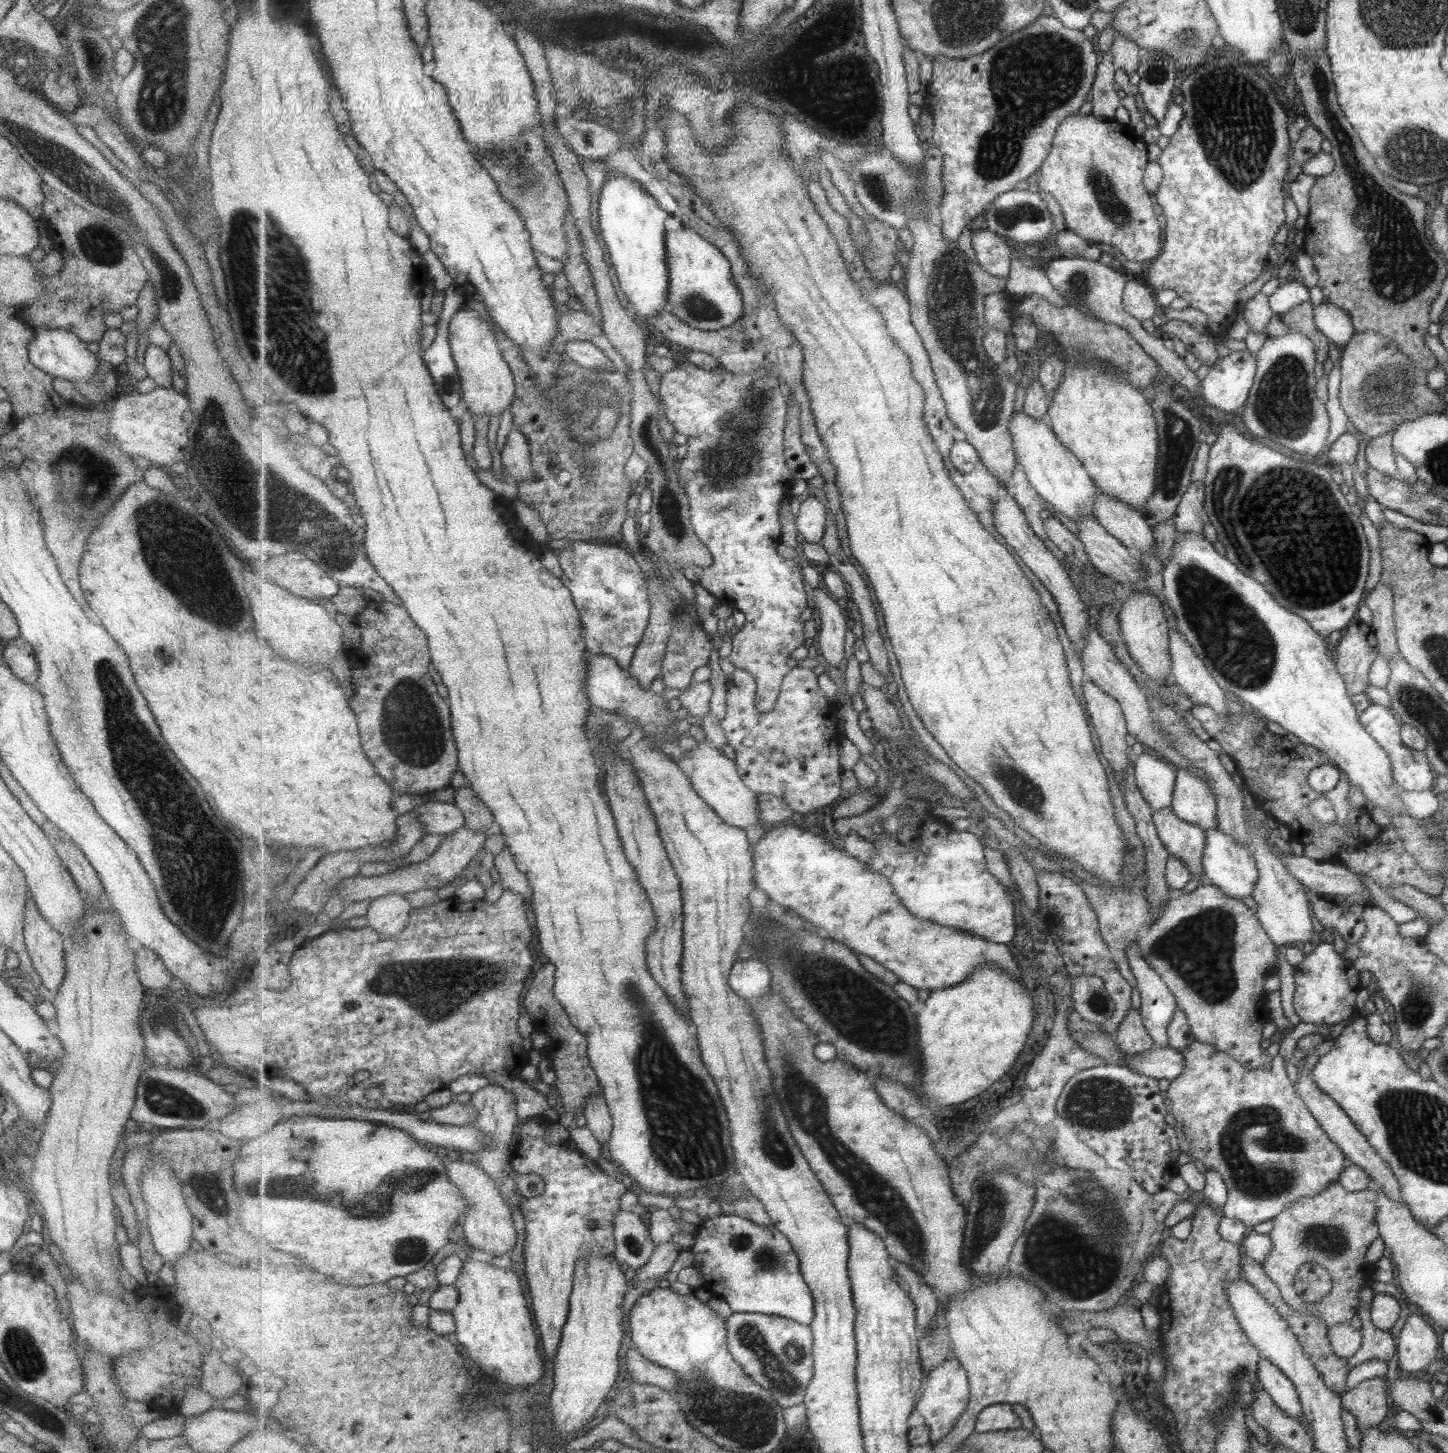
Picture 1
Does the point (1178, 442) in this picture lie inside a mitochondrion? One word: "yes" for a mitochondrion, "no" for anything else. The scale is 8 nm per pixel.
yes

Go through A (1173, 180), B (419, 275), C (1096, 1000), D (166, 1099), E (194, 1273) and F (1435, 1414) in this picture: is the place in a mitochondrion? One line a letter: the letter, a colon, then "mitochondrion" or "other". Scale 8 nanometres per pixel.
A: other
B: other
C: mitochondrion
D: mitochondrion
E: other
F: other

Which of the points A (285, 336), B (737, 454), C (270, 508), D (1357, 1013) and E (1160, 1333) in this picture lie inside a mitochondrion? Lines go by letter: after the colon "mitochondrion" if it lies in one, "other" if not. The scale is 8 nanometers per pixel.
A: mitochondrion
B: mitochondrion
C: mitochondrion
D: other
E: other

